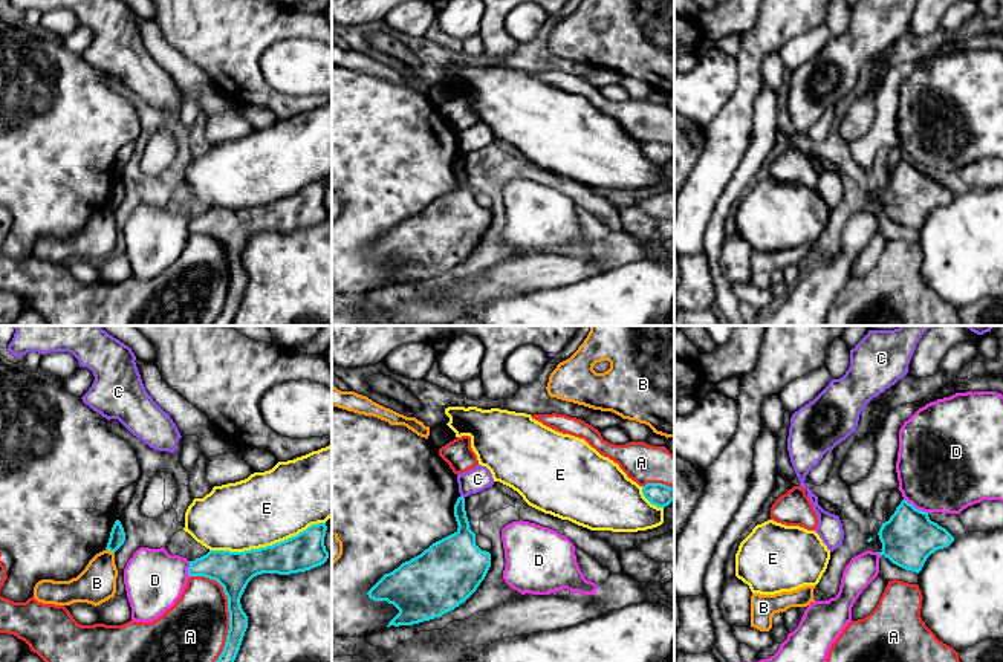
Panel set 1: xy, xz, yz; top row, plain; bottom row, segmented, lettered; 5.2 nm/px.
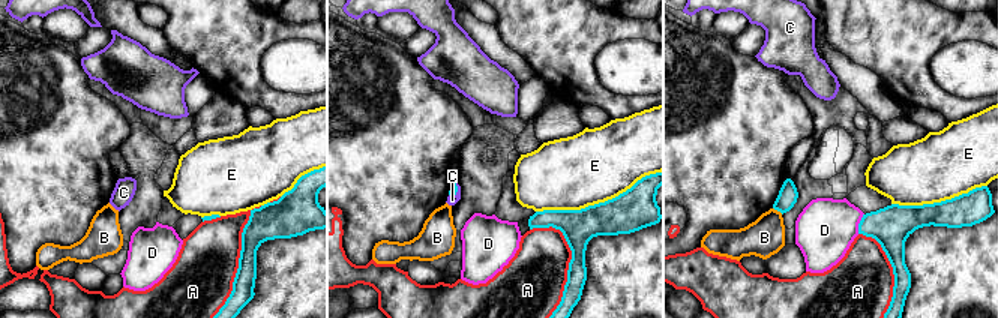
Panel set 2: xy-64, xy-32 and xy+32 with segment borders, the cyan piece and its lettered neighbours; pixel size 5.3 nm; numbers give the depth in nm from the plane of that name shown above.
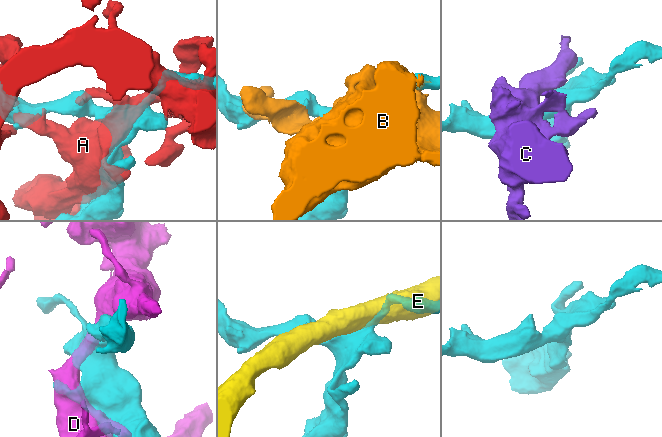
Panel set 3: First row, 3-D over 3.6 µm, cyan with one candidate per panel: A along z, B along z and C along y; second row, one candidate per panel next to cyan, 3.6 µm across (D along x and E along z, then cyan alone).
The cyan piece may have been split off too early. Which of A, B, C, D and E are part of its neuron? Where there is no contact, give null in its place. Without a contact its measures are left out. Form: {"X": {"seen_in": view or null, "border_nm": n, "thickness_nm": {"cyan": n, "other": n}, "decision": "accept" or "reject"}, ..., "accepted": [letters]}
{"A": {"seen_in": "xy", "border_nm": 500, "thickness_nm": {"cyan": 200, "other": 360}, "decision": "reject"}, "B": {"seen_in": "xy", "border_nm": 60, "thickness_nm": {"cyan": 80, "other": 200}, "decision": "reject"}, "C": {"seen_in": "xz", "border_nm": 30, "thickness_nm": {"cyan": 150, "other": 130}, "decision": "reject"}, "D": {"seen_in": "yz", "border_nm": 150, "thickness_nm": {"cyan": 280, "other": 460}, "decision": "reject"}, "E": {"seen_in": "xy", "border_nm": 650, "thickness_nm": {"cyan": 200, "other": 380}, "decision": "reject"}, "accepted": []}

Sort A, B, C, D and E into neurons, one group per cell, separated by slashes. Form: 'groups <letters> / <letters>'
groups A / B / C / D / E

